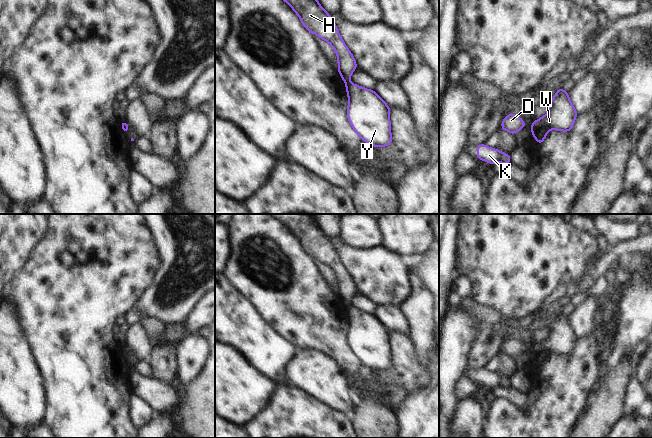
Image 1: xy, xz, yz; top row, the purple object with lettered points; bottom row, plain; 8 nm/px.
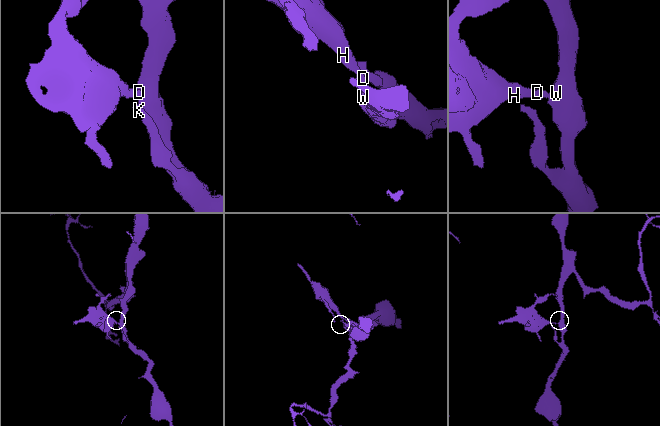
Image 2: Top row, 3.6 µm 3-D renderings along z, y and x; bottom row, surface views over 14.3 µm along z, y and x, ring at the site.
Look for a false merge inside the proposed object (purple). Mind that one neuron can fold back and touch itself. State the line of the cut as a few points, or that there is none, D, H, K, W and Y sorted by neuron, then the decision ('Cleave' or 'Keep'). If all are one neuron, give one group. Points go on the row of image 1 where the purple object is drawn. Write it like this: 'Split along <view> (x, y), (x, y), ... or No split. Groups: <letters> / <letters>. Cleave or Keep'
Split along xz (350, 82), (346, 86). Groups: D H / K W Y. Cleave.

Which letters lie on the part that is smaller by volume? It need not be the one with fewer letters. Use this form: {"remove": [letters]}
{"remove": ["D", "H"]}

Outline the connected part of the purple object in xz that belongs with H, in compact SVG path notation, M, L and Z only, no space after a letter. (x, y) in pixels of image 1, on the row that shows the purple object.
M284 0L299 16L304 27L330 43L338 56L338 72L346 86L350 76L357 68L356 61L341 39L339 31L331 16L321 7L317 0Z

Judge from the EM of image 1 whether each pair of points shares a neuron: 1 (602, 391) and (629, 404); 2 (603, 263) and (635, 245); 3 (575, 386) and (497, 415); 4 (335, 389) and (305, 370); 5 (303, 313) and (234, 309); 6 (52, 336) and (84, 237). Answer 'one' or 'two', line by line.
1: two
2: one
3: one
4: one
5: two
6: one

